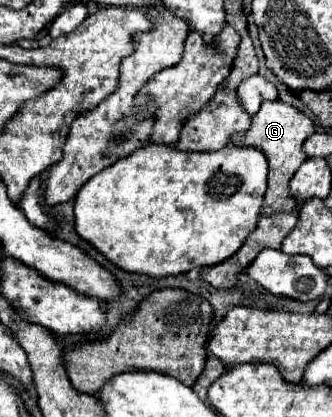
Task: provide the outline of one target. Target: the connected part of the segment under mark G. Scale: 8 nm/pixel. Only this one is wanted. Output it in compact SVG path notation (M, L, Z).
M274 100L274 102L262 102L262 106L260 106L258 114L252 118L252 124L246 134L232 136L232 140L230 140L232 144L258 148L264 152L264 156L268 160L268 190L264 194L264 204L260 210L262 216L272 216L276 212L294 212L298 208L298 204L290 196L288 182L292 180L292 176L300 168L300 164L306 160L302 144L314 132L316 132L314 122L306 114L302 114L300 110L288 106L280 100Z

